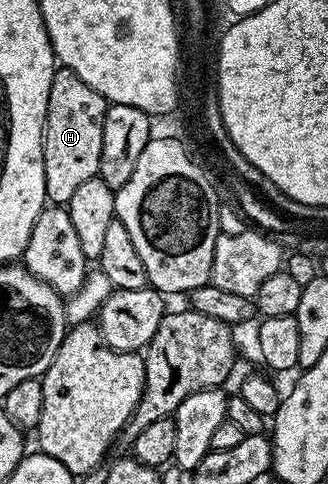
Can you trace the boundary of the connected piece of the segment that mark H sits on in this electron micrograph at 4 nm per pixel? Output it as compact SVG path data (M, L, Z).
M57 68L50 83L44 120L44 174L46 198L53 205L67 206L70 195L86 179L97 176L102 159L102 127L109 102L94 87L82 83L74 71Z

